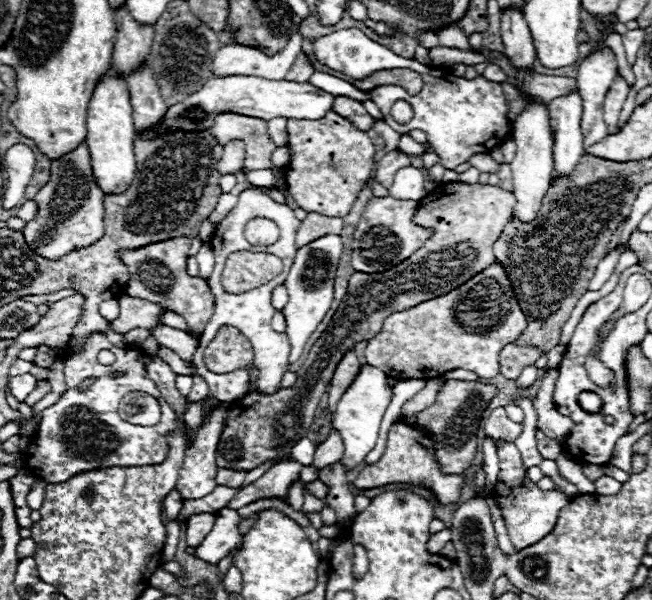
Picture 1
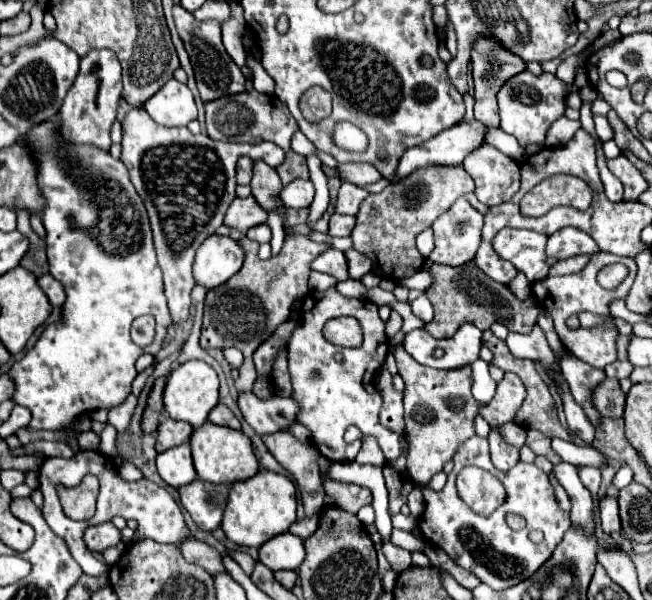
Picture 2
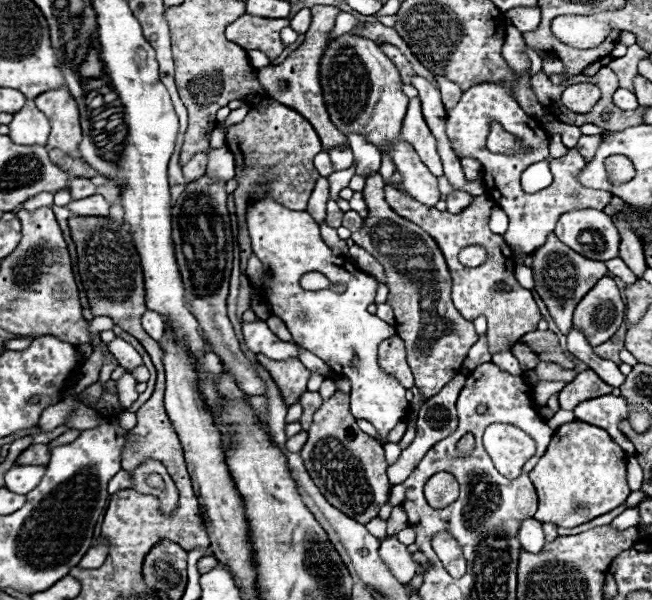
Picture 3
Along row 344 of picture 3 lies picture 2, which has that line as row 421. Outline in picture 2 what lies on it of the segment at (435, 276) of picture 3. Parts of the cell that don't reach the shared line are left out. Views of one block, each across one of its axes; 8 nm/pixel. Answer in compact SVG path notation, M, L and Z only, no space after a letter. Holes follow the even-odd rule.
M402 346L394 350L394 358L400 376L406 384L404 388L404 418L406 418L406 440L410 444L406 470L418 484L428 484L436 472L442 472L444 464L452 460L456 448L474 436L474 416L480 412L480 404L474 400L470 388L470 366L460 368L460 372L444 372L416 364Z

